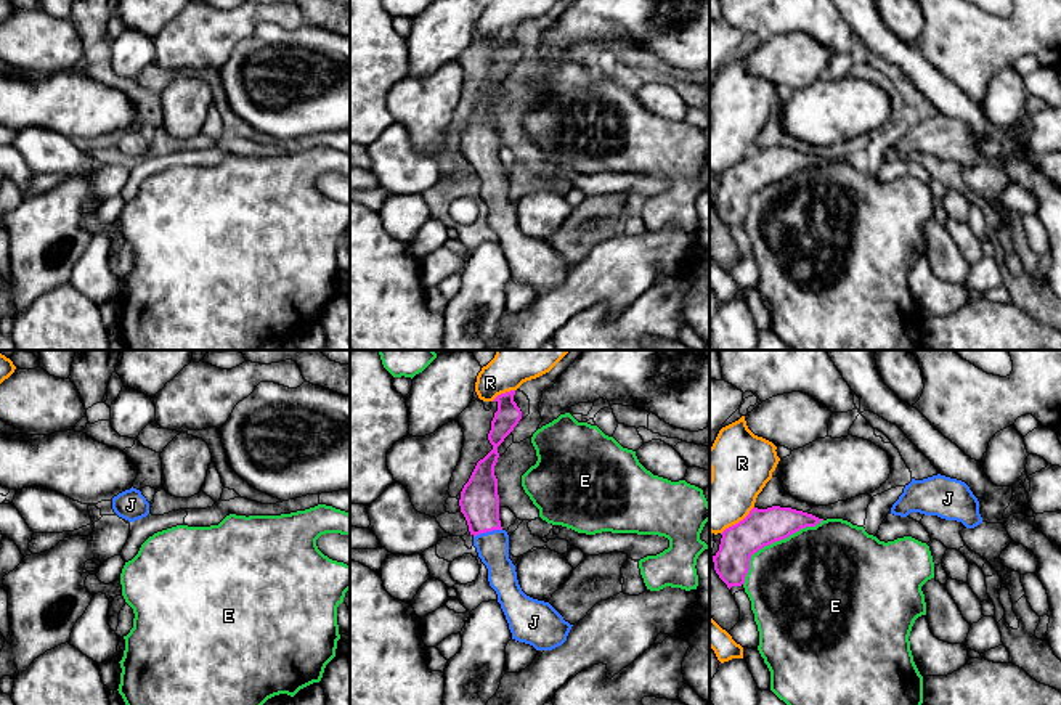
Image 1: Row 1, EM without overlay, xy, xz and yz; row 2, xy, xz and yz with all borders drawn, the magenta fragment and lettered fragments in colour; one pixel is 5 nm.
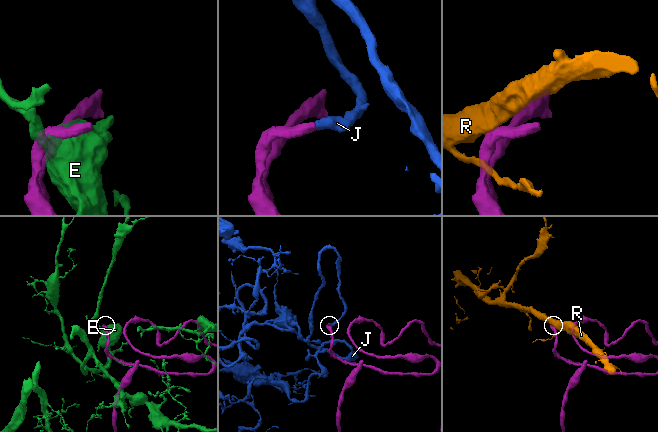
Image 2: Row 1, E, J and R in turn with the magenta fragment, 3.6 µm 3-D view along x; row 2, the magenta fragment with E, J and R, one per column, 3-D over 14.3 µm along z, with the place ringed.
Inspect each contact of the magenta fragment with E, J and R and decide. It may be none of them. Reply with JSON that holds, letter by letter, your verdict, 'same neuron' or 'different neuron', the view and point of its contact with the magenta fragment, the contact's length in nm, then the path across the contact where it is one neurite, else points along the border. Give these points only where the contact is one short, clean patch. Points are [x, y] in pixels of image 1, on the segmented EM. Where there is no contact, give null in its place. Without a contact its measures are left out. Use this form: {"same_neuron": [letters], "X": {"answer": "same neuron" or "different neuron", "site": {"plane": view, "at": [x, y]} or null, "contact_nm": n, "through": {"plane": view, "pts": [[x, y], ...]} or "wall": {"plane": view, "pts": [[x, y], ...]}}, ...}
{"same_neuron": ["J"], "E": {"answer": "different neuron", "site": {"plane": "yz", "at": [772, 541]}, "contact_nm": 500}, "J": {"answer": "same neuron", "site": {"plane": "xz", "at": [487, 530]}, "contact_nm": 150, "through": {"plane": "xz", "pts": [[479, 501], [487, 530], [493, 546]]}}, "R": {"answer": "different neuron", "site": {"plane": "yz", "at": [739, 522]}, "contact_nm": 220}}

